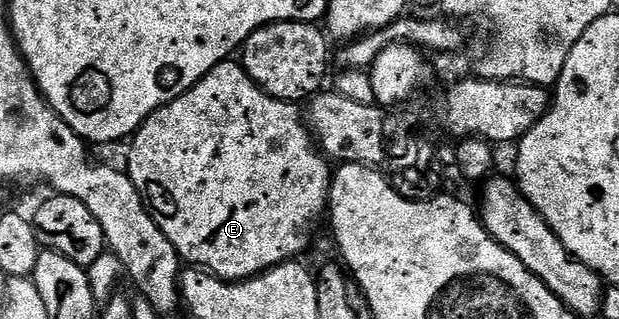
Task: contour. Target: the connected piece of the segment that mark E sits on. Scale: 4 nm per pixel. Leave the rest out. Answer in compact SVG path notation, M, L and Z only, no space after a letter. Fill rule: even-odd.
M229 58L223 60L210 74L206 74L186 94L182 94L174 102L162 106L153 116L148 117L144 124L131 137L132 149L128 152L128 165L126 171L134 182L134 186L140 191L140 196L148 205L155 216L162 234L170 238L170 242L178 250L181 261L192 266L199 266L207 270L213 276L219 276L221 280L246 280L267 272L269 268L276 268L280 264L287 264L300 258L300 255L308 248L312 240L312 231L320 219L325 219L330 208L332 194L333 165L328 156L322 154L314 139L314 132L306 123L305 113L299 112L295 103L279 100L270 94L266 94L248 77L243 63Z

